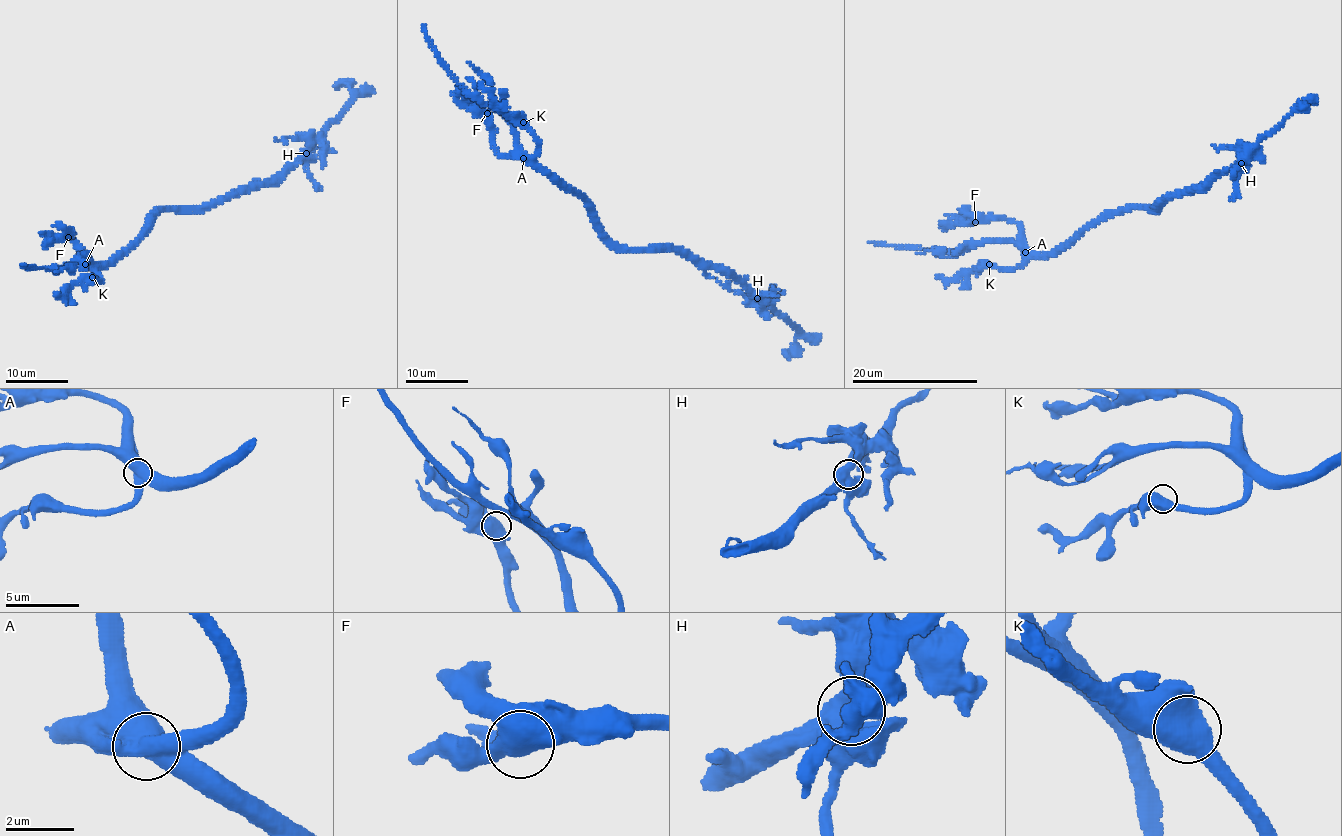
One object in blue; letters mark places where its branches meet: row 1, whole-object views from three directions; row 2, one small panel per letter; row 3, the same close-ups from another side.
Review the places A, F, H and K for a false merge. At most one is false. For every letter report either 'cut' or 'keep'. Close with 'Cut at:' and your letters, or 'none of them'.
A: keep
F: keep
H: keep
K: keep
Cut at: none of them

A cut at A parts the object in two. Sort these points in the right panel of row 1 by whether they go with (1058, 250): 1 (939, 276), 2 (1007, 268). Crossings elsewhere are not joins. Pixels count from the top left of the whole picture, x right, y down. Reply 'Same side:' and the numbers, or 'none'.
Same side: none

